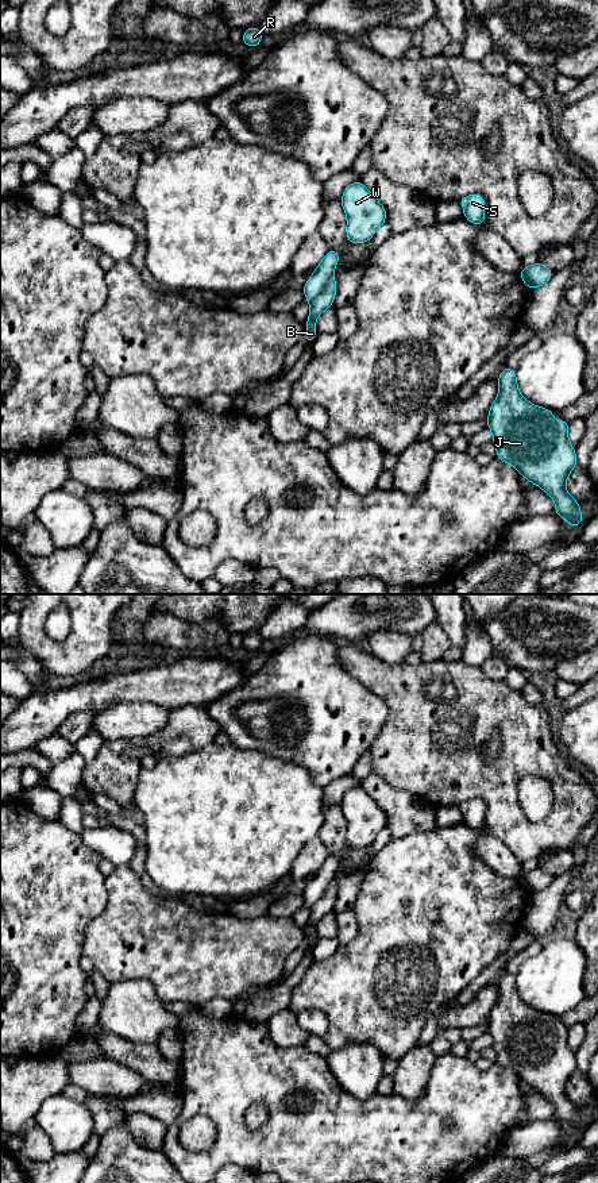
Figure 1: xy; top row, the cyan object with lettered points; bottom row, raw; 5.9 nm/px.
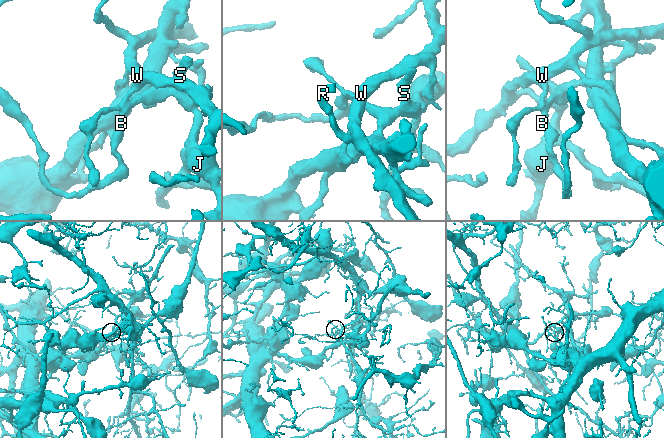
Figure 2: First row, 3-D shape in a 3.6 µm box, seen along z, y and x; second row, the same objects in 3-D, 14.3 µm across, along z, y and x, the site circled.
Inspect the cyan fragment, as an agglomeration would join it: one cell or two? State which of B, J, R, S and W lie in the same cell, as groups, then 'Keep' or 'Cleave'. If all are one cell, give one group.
Groups: B J S / R W. Cleave

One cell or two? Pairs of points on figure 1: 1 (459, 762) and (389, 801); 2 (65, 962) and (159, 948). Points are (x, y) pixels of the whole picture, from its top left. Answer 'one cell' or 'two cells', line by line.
1: two cells
2: two cells

